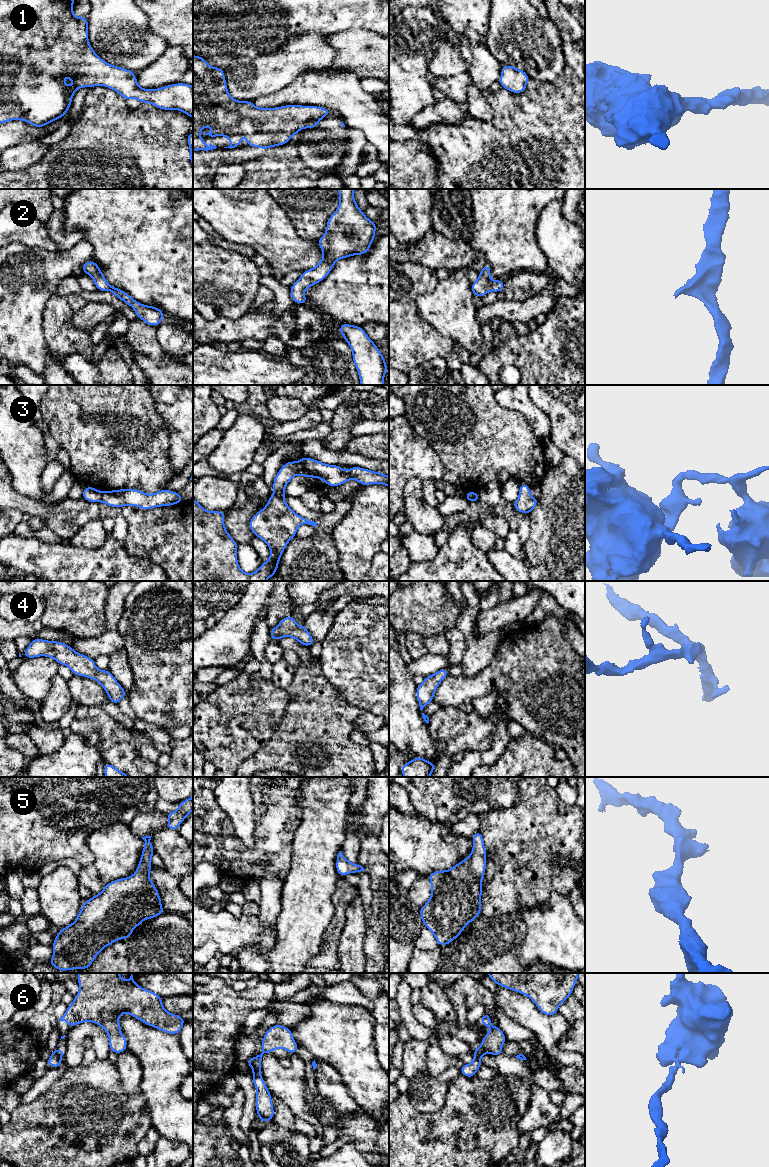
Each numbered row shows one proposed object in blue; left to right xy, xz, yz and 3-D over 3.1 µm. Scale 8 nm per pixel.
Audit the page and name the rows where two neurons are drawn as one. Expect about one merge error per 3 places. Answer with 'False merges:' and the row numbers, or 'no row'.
False merges: 3, 6

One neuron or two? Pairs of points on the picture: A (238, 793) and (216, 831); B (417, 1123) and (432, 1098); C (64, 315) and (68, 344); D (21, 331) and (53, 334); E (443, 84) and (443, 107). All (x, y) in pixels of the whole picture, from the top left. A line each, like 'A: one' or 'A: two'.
A: two
B: two
C: one
D: two
E: two

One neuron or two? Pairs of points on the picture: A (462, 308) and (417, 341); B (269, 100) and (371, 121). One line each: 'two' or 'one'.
A: two
B: one

